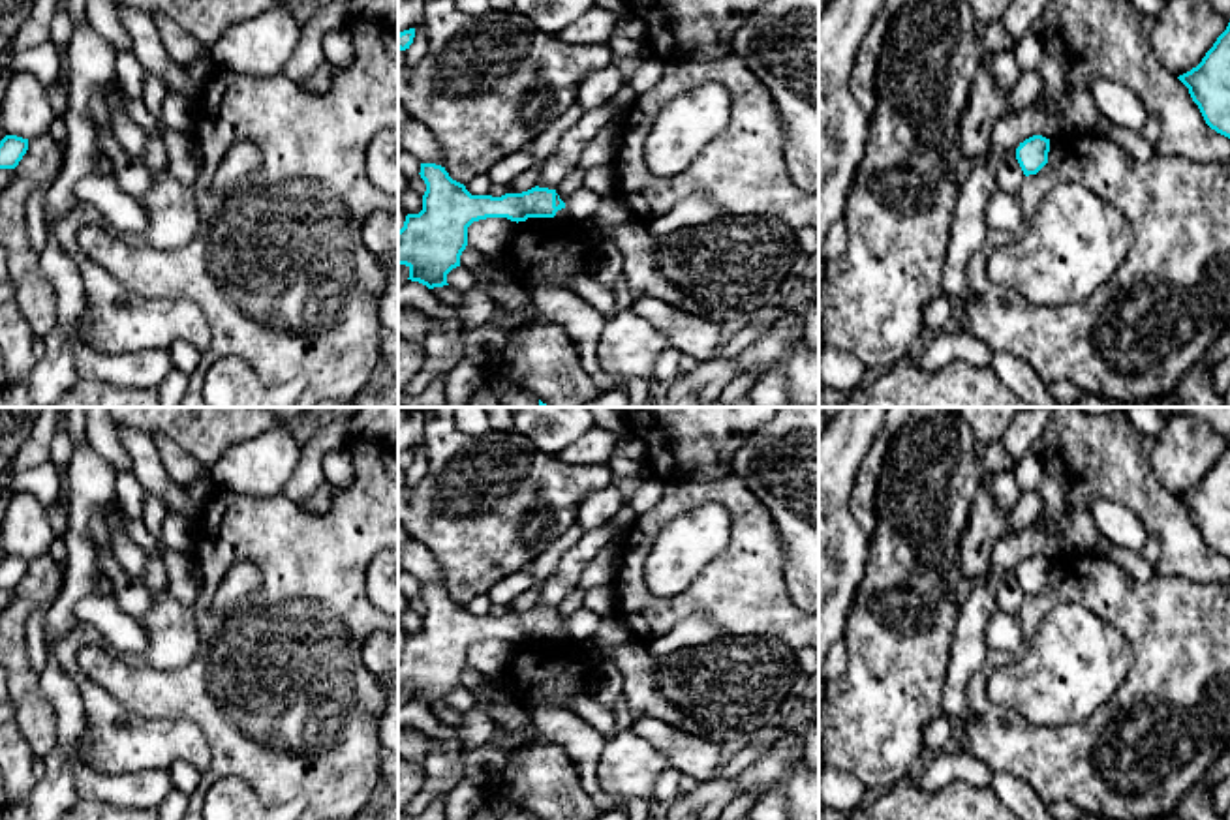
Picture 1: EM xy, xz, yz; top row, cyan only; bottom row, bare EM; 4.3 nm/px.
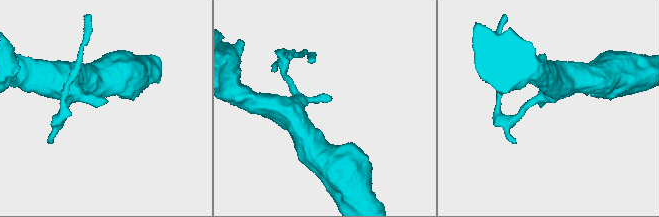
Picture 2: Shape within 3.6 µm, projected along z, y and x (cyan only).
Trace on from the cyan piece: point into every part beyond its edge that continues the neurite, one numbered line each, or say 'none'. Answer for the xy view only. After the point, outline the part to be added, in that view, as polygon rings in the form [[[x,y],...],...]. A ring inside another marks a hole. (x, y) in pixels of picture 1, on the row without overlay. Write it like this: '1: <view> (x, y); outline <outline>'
none

